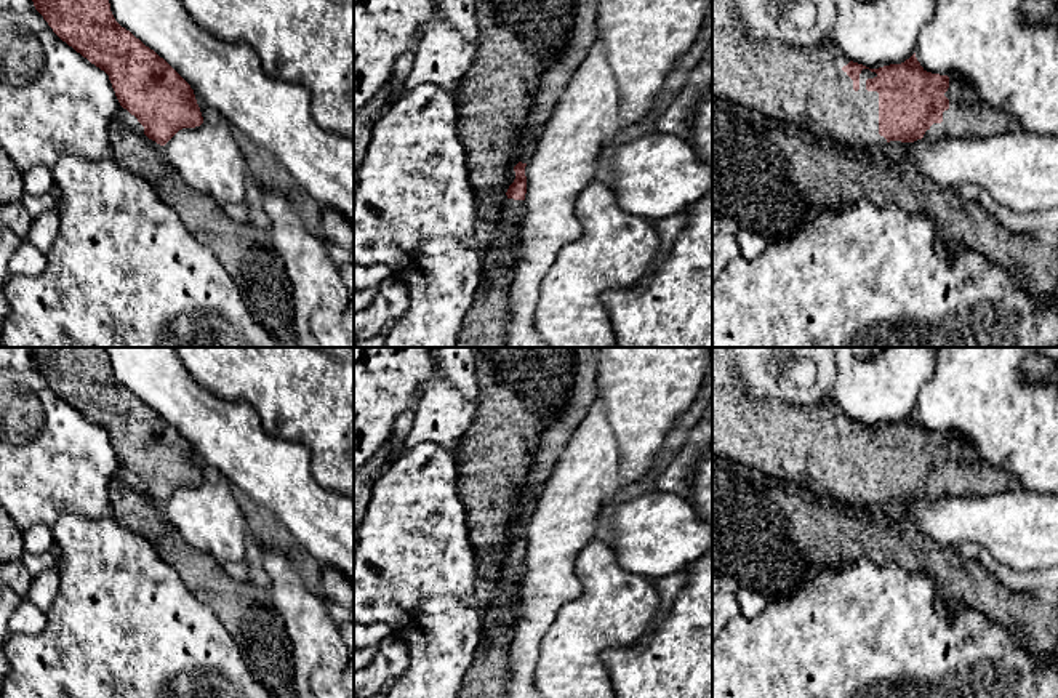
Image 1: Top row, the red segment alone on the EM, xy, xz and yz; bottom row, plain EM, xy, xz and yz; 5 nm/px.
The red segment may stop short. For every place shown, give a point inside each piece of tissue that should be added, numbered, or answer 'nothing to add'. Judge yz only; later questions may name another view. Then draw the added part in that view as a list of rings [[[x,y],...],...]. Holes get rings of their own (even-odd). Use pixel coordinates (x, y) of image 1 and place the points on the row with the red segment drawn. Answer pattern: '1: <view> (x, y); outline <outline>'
1: yz (802, 85); outline [[[712,0],[712,98],[826,134],[842,146],[879,149],[887,144],[879,134],[879,93],[866,90],[866,80],[877,74],[863,69],[860,90],[855,91],[853,80],[842,70],[848,62],[831,37],[816,46],[767,40],[752,43],[744,22],[735,16],[733,0]]]
2: yz (967, 116); outline [[[957,72],[949,75],[949,88],[944,93],[949,109],[943,112],[943,122],[933,123],[924,134],[928,141],[943,138],[989,138],[1008,131],[1016,131],[1013,117],[984,104],[973,85]]]

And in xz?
1: xz (583, 34); outline [[[575,0],[575,26],[560,54],[541,75],[541,85],[533,94],[533,106],[520,130],[522,163],[528,163],[543,126],[547,123],[559,96],[570,82],[573,72],[581,64],[597,38],[597,2]]]
2: xz (485, 324); outline [[[506,199],[501,224],[483,250],[482,277],[464,315],[456,347],[503,347],[509,323],[511,287],[519,263],[517,224],[525,216],[525,202]]]

